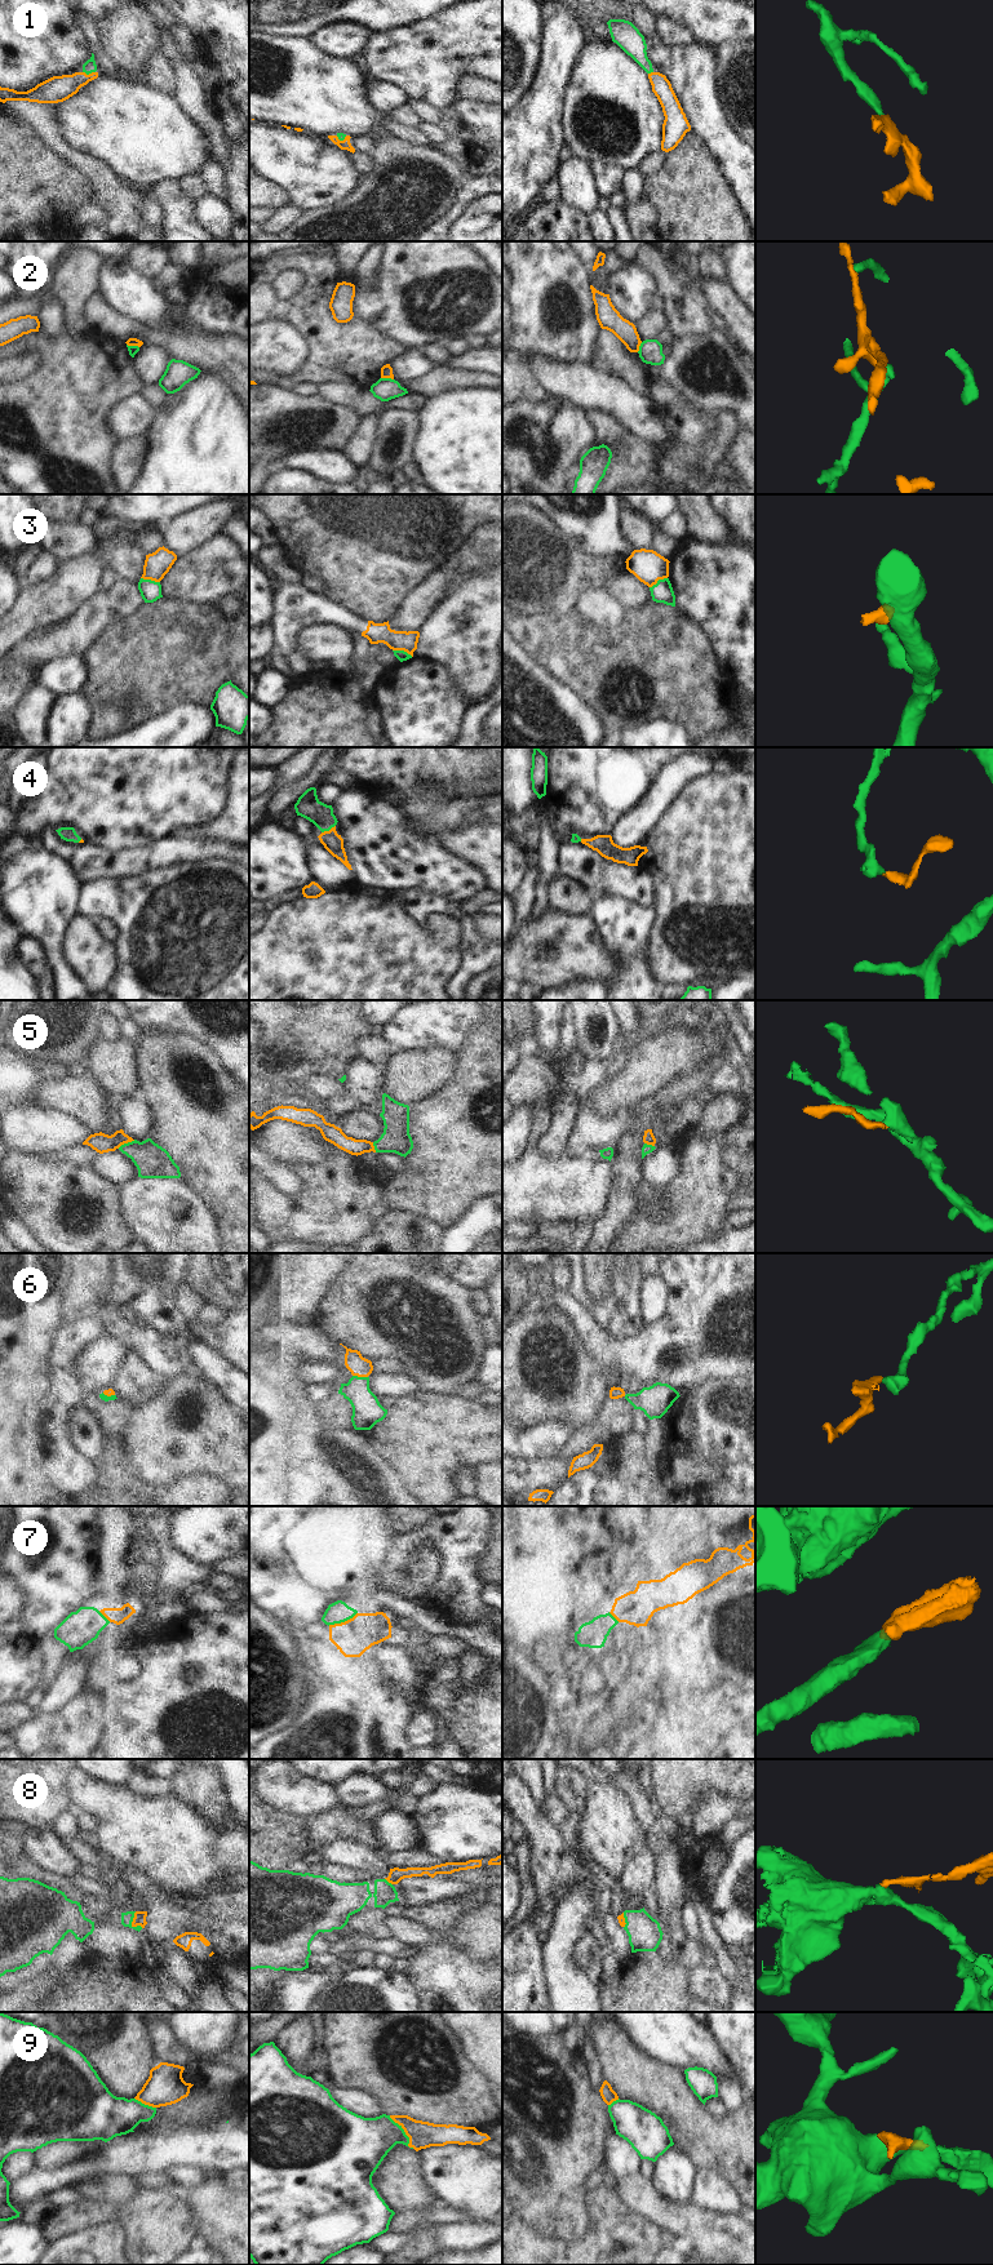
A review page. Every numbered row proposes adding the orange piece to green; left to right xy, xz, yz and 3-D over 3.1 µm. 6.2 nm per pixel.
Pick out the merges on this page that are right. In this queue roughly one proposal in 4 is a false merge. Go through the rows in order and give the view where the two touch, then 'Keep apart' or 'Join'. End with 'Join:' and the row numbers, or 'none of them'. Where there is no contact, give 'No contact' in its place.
1: Touches green in xy. Join
2: Touches green in xy. Keep apart
3: Touches green in xz. Keep apart
4: Touches green in xz. Join
5: Touches green in xy. Keep apart
6: Touches green in xz. Join
7: Touches green in xz. Join
8: Touches green in xy. Join
9: Touches green in xz. Keep apart
Join: 1, 4, 6, 7, 8.

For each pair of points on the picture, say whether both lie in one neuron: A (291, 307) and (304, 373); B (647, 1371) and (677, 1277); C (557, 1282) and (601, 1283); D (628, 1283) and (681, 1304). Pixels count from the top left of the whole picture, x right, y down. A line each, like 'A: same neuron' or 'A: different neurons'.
A: same neuron
B: same neuron
C: different neurons
D: different neurons

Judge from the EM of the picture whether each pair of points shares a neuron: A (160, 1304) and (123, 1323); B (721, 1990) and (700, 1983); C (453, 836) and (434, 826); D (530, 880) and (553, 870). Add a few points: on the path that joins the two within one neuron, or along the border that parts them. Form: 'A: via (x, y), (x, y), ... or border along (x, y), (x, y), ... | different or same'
A: via (151, 1304), (145, 1304), (132, 1314) | same
B: via (716, 1990), (705, 1983) | same
C: border along (471, 820), (459, 826), (446, 826), (438, 840) | different
D: border along (539, 847), (540, 875), (531, 906) | different

